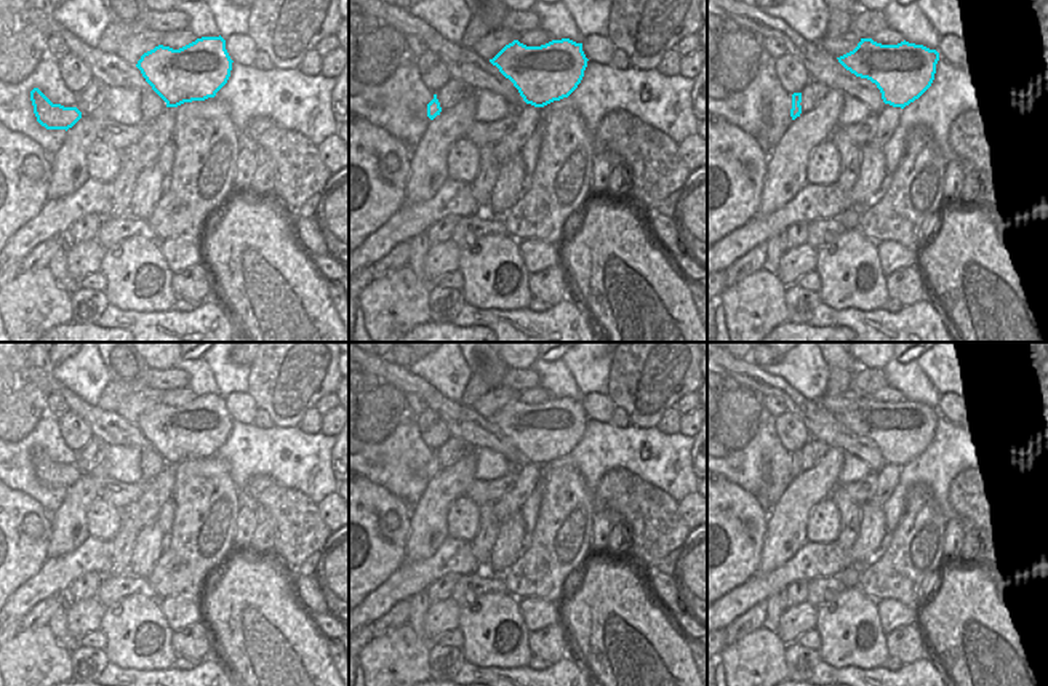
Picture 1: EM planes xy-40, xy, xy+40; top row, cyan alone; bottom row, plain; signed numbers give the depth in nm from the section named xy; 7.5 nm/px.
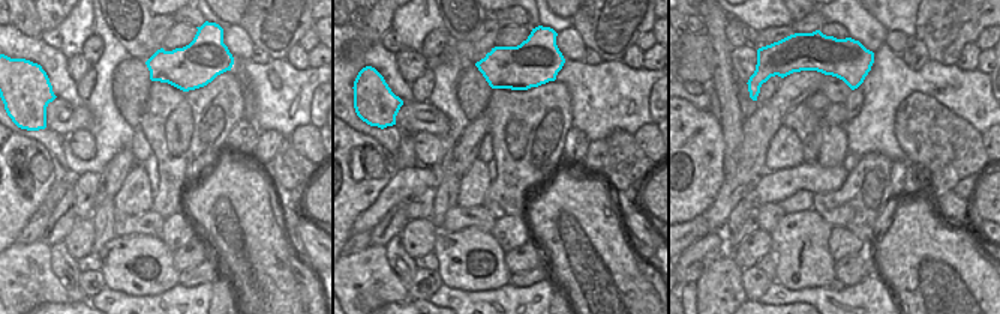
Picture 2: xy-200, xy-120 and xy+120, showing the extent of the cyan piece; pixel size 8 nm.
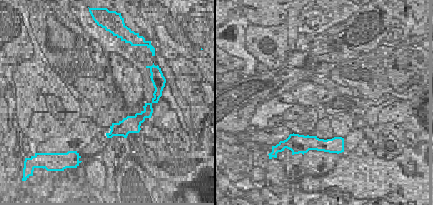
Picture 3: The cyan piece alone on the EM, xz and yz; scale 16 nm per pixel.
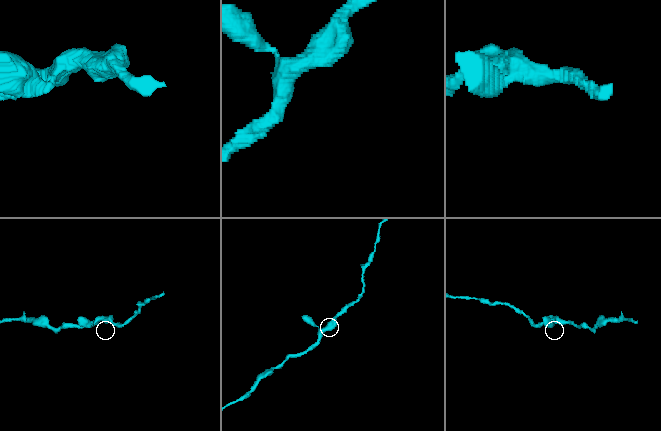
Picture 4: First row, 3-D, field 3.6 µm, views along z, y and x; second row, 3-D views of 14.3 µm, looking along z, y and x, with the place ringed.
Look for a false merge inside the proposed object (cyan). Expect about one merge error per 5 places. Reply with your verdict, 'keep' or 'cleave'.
keep

